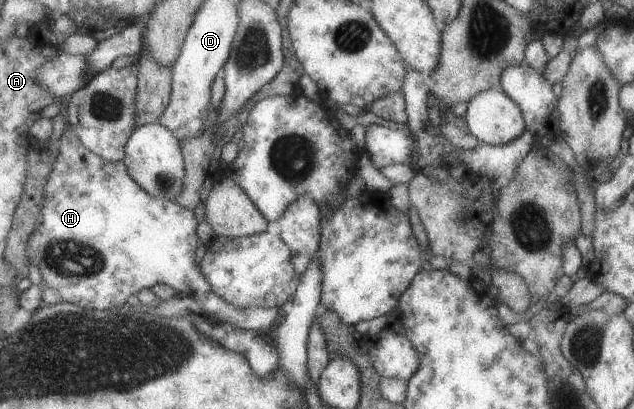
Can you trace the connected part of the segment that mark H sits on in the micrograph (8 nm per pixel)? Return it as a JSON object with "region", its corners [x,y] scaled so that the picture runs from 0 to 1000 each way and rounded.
{"region":[[[103,315],[96,337],[93,355],[93,377],[85,401],[85,413],[79,425],[73,462],[71,462],[71,489],[68,496],[68,521],[65,543],[58,555],[58,562],[50,572],[46,584],[46,638],[54,643],[62,655],[65,672],[69,682],[69,692],[90,711],[90,716],[98,726],[98,736],[110,738],[125,748],[132,751],[132,756],[145,758],[148,756],[183,756],[196,753],[199,736],[205,731],[205,721],[216,721],[230,704],[241,704],[249,694],[262,694],[271,699],[281,719],[290,726],[303,726],[309,736],[314,736],[323,758],[336,775],[336,782],[345,787],[356,787],[371,795],[374,802],[394,809],[423,809],[442,800],[453,775],[454,758],[450,765],[443,758],[443,748],[437,753],[380,753],[366,746],[361,736],[356,736],[352,726],[347,726],[334,702],[334,694],[328,687],[328,680],[322,672],[317,653],[312,653],[309,643],[309,609],[312,599],[319,594],[311,560],[314,557],[314,533],[301,511],[284,501],[279,491],[248,484],[232,465],[226,460],[203,421],[199,396],[175,396],[167,394],[162,384],[151,379],[148,369],[139,364],[137,355],[132,355],[126,337],[114,325],[110,318]]]}

